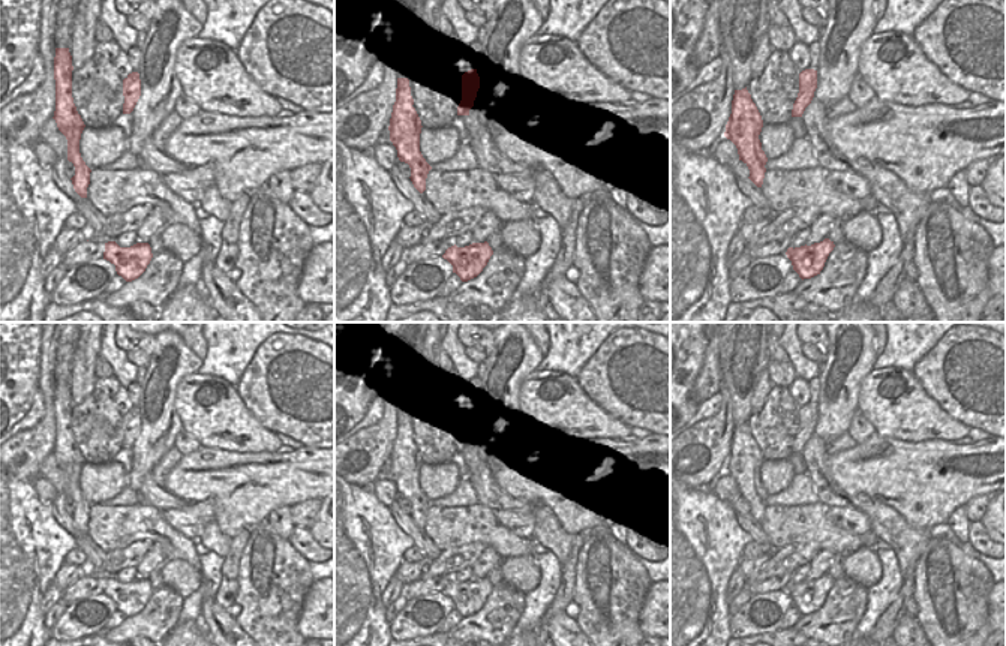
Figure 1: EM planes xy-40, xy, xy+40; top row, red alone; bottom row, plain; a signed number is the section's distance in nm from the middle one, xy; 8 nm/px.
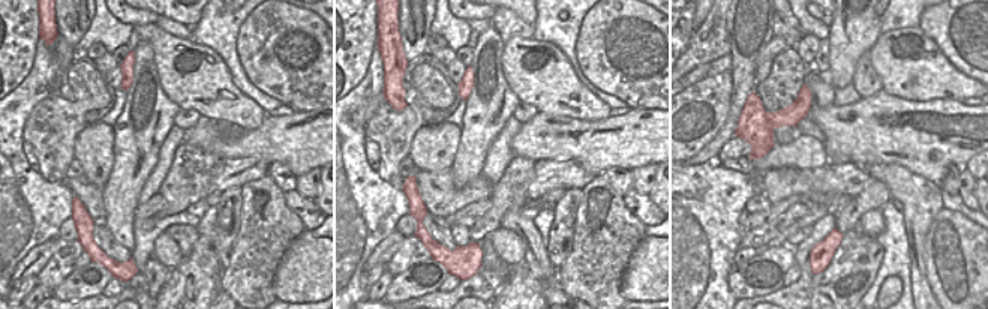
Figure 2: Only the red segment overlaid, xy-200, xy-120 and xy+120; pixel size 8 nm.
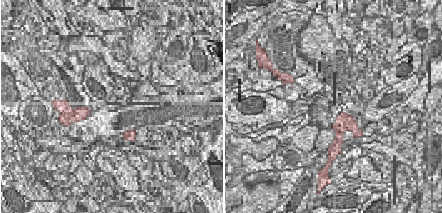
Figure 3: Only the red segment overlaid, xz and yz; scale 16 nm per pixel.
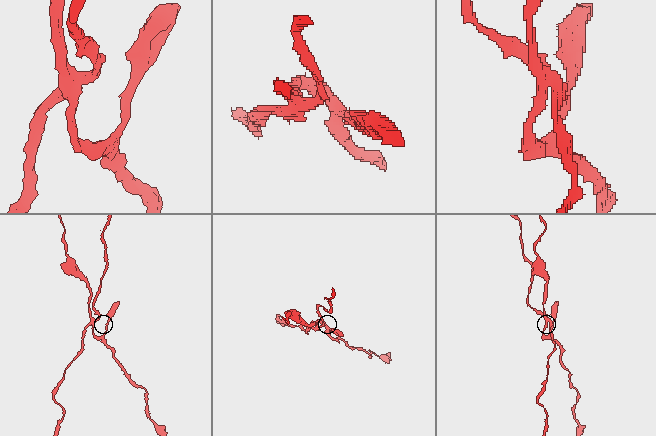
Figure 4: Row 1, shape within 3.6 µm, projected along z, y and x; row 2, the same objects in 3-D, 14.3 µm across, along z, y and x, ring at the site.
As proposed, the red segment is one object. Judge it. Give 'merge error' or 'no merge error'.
merge error

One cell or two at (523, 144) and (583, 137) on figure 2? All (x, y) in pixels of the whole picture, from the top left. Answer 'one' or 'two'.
one

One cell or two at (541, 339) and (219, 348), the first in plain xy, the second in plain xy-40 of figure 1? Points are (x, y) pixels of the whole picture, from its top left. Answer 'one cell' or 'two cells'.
two cells

